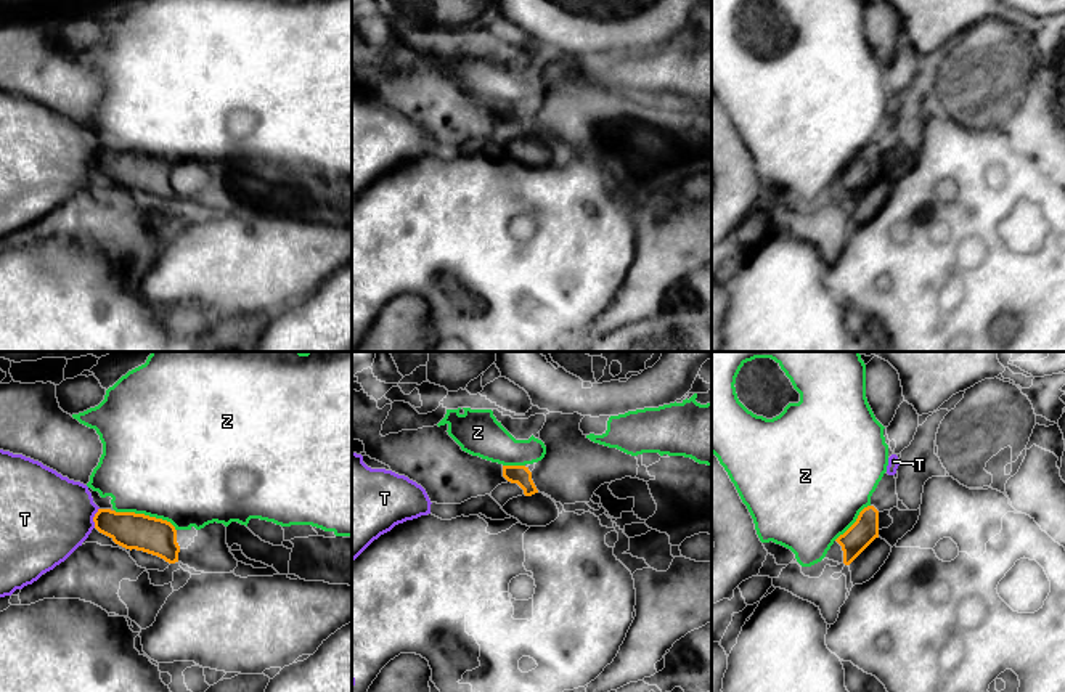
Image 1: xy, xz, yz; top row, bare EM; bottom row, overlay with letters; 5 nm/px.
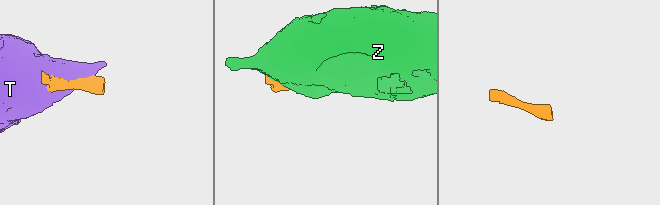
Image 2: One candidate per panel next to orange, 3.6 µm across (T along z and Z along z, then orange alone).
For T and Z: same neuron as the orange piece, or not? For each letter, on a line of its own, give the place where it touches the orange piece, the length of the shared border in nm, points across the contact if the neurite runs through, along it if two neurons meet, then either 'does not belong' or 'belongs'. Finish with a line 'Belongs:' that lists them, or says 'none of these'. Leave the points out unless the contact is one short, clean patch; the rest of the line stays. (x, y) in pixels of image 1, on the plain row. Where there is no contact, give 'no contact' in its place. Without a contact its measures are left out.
T: meets orange in xy at (93, 158); contact 110 nm long; does not belong
Z: meets orange in xy at (146, 156); contact 320 nm long; does not belong
Belongs: none of these

